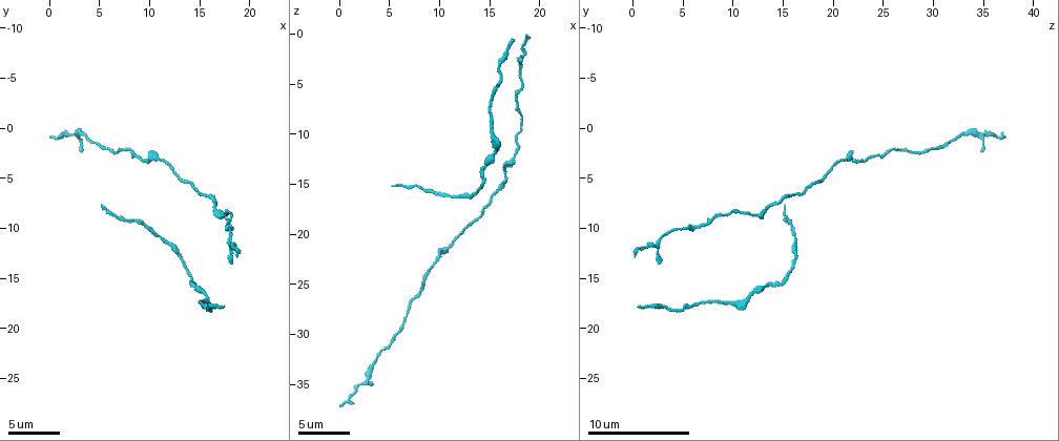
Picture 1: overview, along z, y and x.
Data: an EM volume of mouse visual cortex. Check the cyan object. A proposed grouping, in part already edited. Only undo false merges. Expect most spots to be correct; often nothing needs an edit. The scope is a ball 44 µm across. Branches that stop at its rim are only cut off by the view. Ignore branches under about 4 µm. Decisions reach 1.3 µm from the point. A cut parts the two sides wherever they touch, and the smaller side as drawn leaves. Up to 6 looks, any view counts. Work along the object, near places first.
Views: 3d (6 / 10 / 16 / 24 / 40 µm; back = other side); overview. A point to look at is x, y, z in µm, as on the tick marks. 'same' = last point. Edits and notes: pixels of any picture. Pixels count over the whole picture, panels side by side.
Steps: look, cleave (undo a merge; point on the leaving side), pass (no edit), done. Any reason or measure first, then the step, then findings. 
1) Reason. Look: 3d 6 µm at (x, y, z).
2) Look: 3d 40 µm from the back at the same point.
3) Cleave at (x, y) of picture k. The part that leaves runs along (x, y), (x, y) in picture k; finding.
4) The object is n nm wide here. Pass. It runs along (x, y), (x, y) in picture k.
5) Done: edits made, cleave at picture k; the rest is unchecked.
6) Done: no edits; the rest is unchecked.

Thin neck. Look: 3d 6 µm at (10.8, 10.8, 16.0).

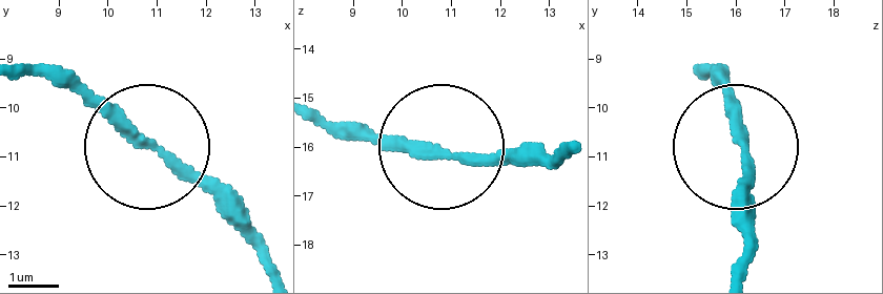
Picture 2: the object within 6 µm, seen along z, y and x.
Pass. It runs along (571, 141), (546, 153), (407, 153), (362, 132) in picture 2; continuous, no second neuron.

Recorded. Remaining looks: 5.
Sudden change in width. Look: 3d 6 µm at (9.8, 3.2, 22.6).

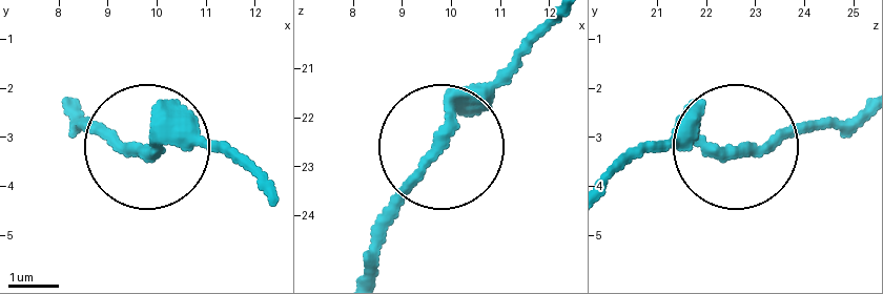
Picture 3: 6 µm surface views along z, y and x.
Look: 3d 6 µm from the back at (9.70, 3.30, 22.60).

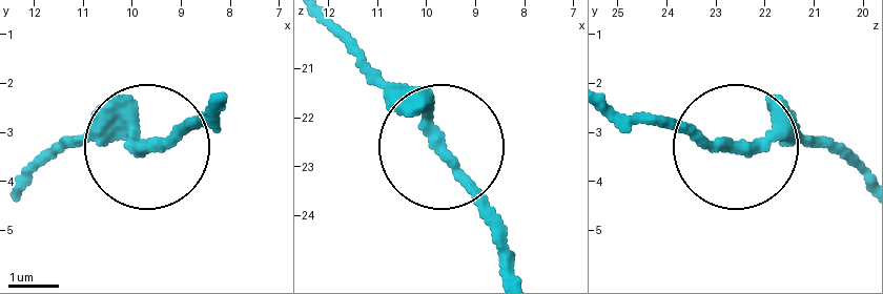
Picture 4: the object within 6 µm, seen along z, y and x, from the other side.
Pass. It runs along (26, 180), (64, 150), (156, 142), (210, 117) in picture 4; one neuron here.

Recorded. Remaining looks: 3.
Thin neck. Look: 3d 6 µm at (15.6, 16.6, 11.6).

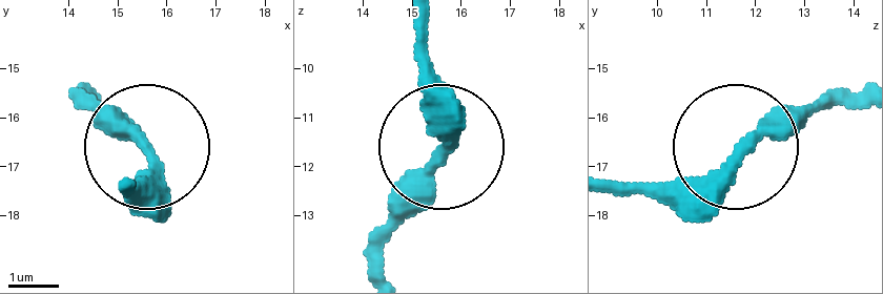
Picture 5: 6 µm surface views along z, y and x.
Look: 3d 6 µm from the back at (15.50, 16.60, 11.85).

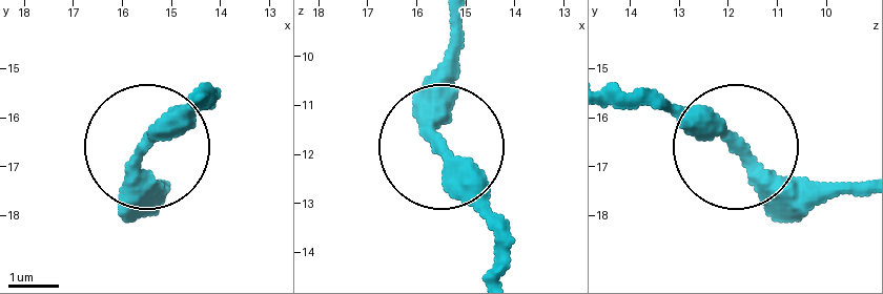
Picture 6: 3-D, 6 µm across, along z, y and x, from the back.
Pass. Continuous, no second neuron.

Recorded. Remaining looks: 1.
Done: no edits; the rest is unchecked.

